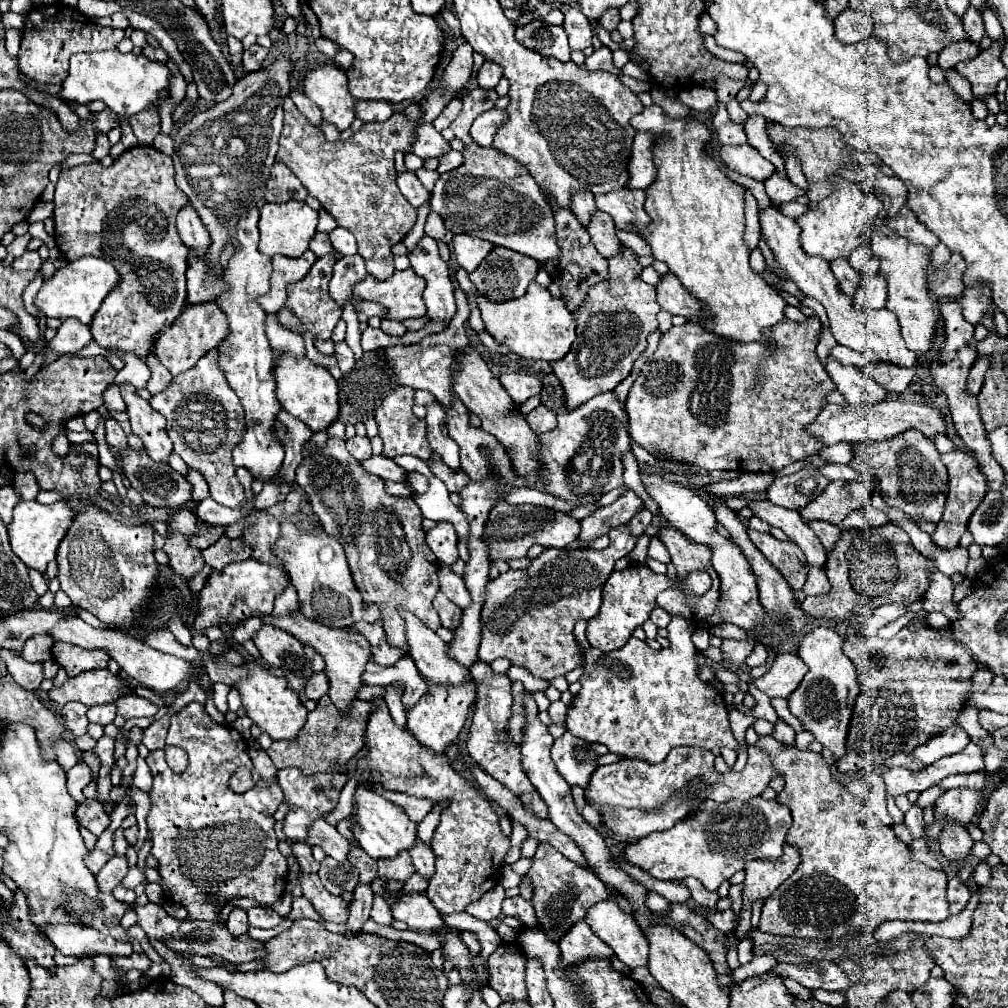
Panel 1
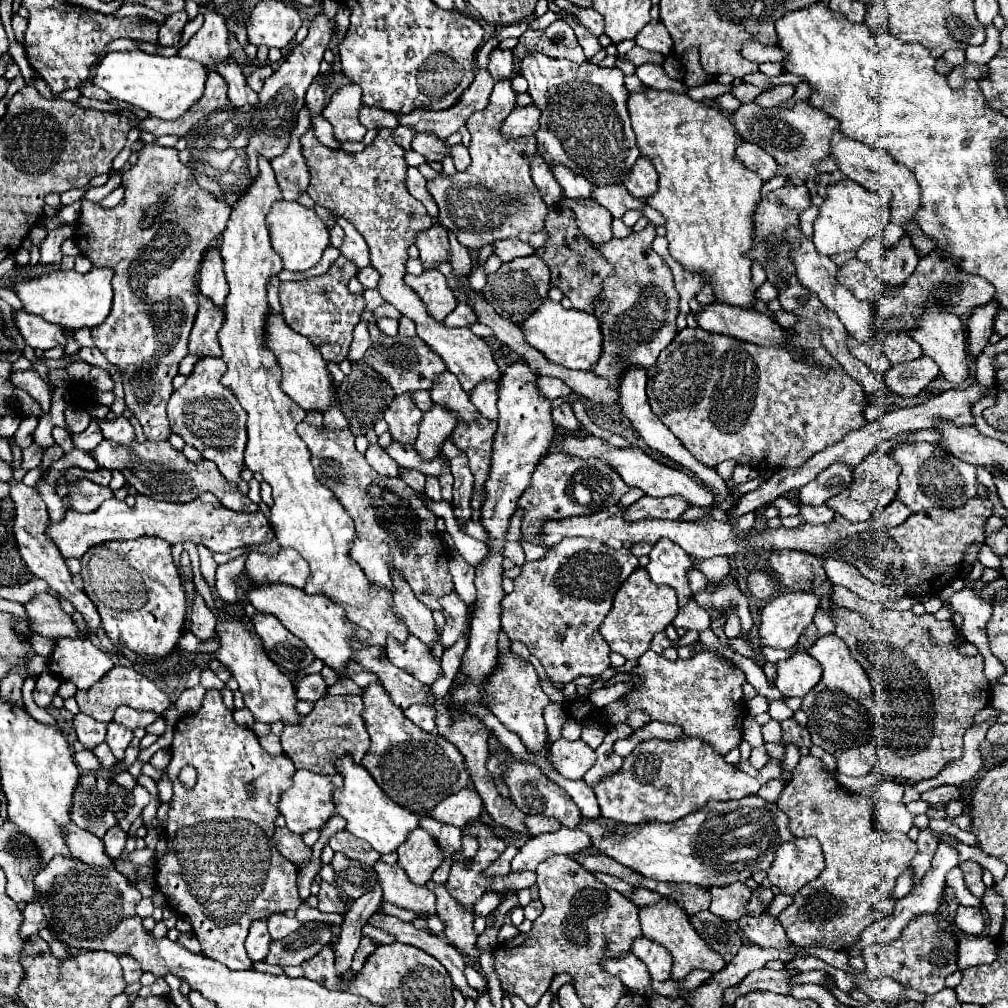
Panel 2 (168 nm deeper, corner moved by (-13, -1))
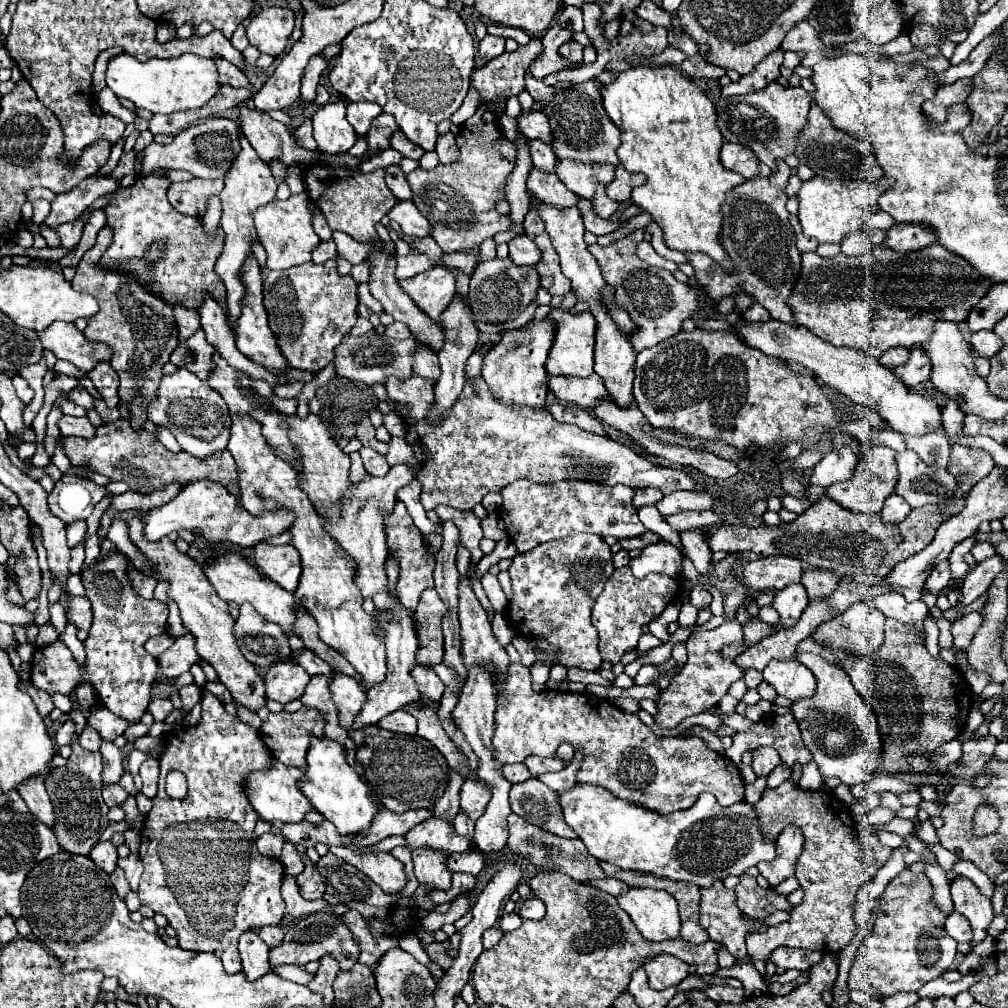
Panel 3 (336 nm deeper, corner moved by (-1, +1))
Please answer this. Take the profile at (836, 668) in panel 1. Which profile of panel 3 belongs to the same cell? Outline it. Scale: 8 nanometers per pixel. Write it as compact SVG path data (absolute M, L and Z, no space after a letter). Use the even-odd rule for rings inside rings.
M798 654L796 660L802 662L818 680L816 694L812 698L794 702L792 714L800 724L804 746L812 752L820 774L834 776L846 786L870 782L880 770L878 760L882 754L876 714L856 692L844 670L832 666L818 654Z

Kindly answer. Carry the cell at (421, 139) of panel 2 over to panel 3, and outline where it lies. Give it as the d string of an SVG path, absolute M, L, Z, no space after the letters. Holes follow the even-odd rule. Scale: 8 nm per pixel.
M396 130L392 136L390 136L390 146L400 152L404 158L412 158L412 160L420 160L420 156L424 154L424 150L420 146L414 146L404 134L402 130Z

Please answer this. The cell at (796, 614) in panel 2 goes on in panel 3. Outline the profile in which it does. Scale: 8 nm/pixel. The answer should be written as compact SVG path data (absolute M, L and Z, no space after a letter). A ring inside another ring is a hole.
M798 582L798 584L790 584L786 586L786 590L780 590L772 602L772 606L778 610L780 614L780 622L784 628L790 628L798 622L798 618L802 616L804 608L808 606L808 594L806 588Z

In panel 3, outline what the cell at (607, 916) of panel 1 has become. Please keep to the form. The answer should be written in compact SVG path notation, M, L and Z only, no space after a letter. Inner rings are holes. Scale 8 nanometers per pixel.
M660 954L654 960L648 960L644 964L644 970L646 970L650 986L654 990L664 990L668 986L676 986L688 976L688 964L680 962L678 958L668 956L668 954Z

